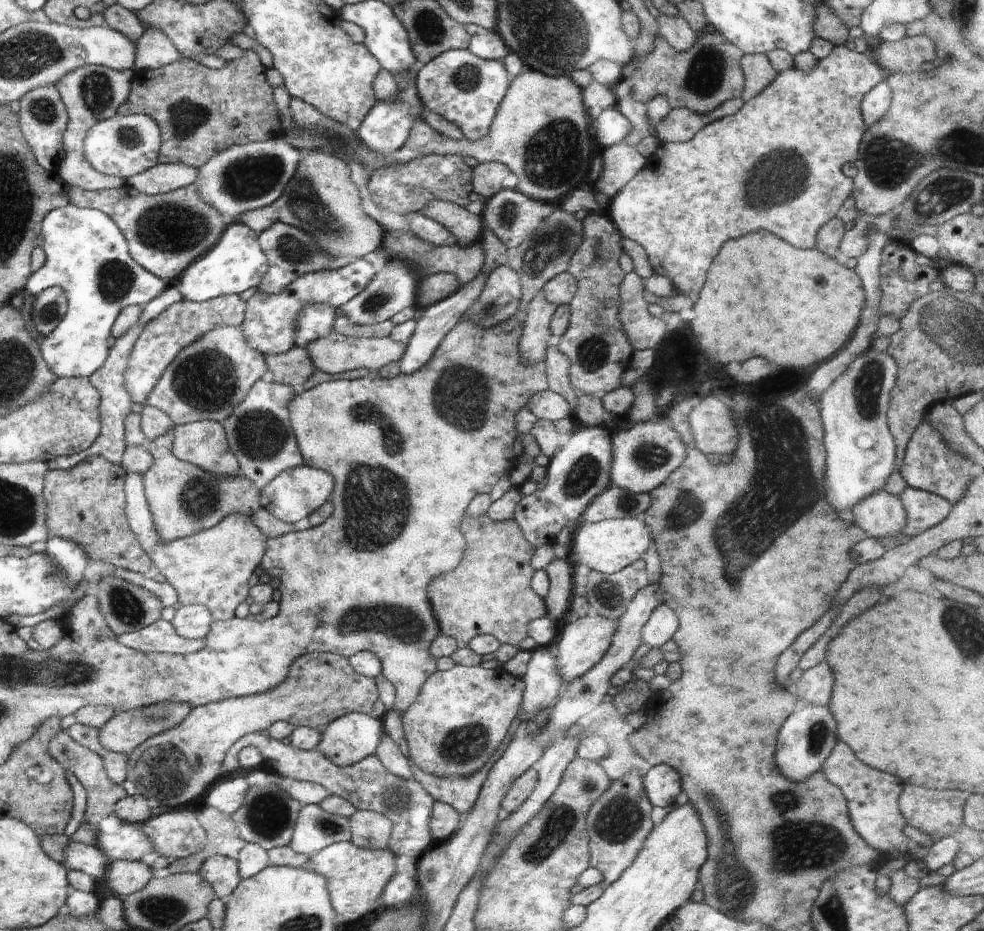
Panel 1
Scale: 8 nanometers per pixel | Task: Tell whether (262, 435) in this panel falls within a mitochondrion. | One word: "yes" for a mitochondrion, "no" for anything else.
yes

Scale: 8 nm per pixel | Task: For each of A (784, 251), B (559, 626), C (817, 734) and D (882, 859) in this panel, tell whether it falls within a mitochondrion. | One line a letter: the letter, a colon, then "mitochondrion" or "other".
A: other
B: other
C: mitochondrion
D: other

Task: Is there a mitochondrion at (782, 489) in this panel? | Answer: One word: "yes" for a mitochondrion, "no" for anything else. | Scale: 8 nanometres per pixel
yes

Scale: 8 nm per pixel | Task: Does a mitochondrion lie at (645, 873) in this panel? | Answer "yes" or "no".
no

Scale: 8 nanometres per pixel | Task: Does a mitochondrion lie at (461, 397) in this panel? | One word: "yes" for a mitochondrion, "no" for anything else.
yes

